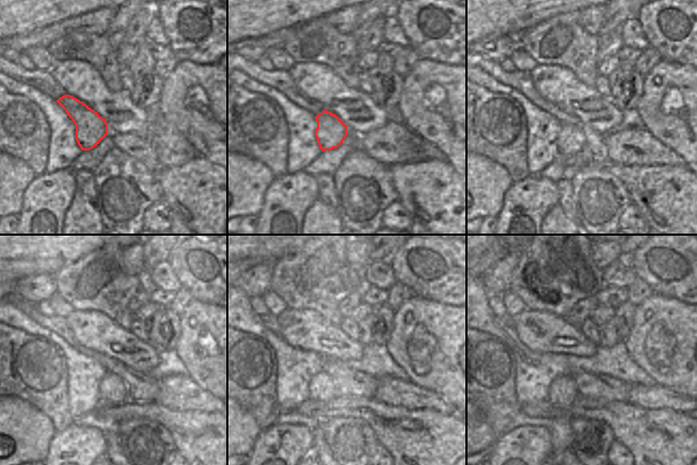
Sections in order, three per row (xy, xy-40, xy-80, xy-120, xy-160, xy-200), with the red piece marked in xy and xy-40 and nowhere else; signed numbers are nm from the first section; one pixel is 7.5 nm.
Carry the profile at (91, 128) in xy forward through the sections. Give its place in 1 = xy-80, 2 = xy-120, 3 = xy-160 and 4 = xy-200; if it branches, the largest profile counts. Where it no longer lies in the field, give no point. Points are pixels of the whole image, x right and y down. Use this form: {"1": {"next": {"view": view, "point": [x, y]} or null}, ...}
{"1": {"next": {"view": "xy-80", "point": [571, 140]}}, "2": {"next": {"view": "xy-120", "point": [90, 387]}}, "3": {"next": {"view": "xy-160", "point": [321, 387]}}, "4": {"next": {"view": "xy-200", "point": [563, 393]}}}

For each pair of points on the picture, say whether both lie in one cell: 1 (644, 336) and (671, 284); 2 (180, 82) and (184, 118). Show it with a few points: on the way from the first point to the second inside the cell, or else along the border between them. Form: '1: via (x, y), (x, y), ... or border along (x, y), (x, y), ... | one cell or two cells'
1: border along (652, 292), (659, 295), (674, 297), (685, 304) | two cells
2: via (183, 91), (184, 110) | one cell

